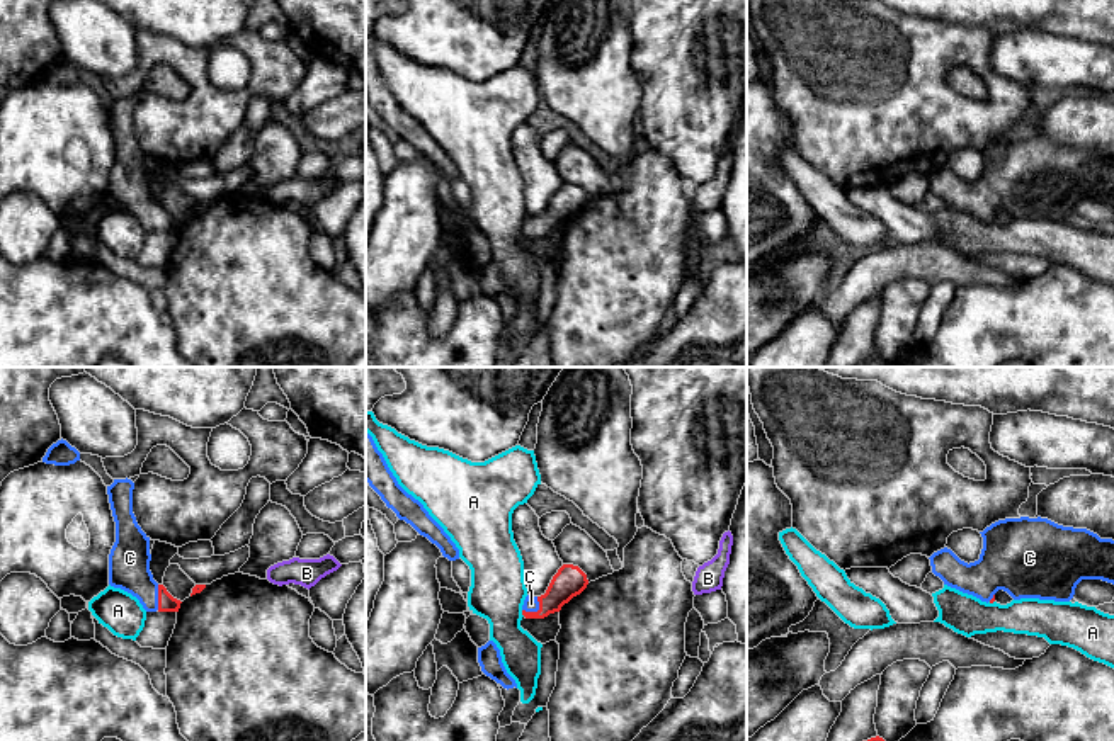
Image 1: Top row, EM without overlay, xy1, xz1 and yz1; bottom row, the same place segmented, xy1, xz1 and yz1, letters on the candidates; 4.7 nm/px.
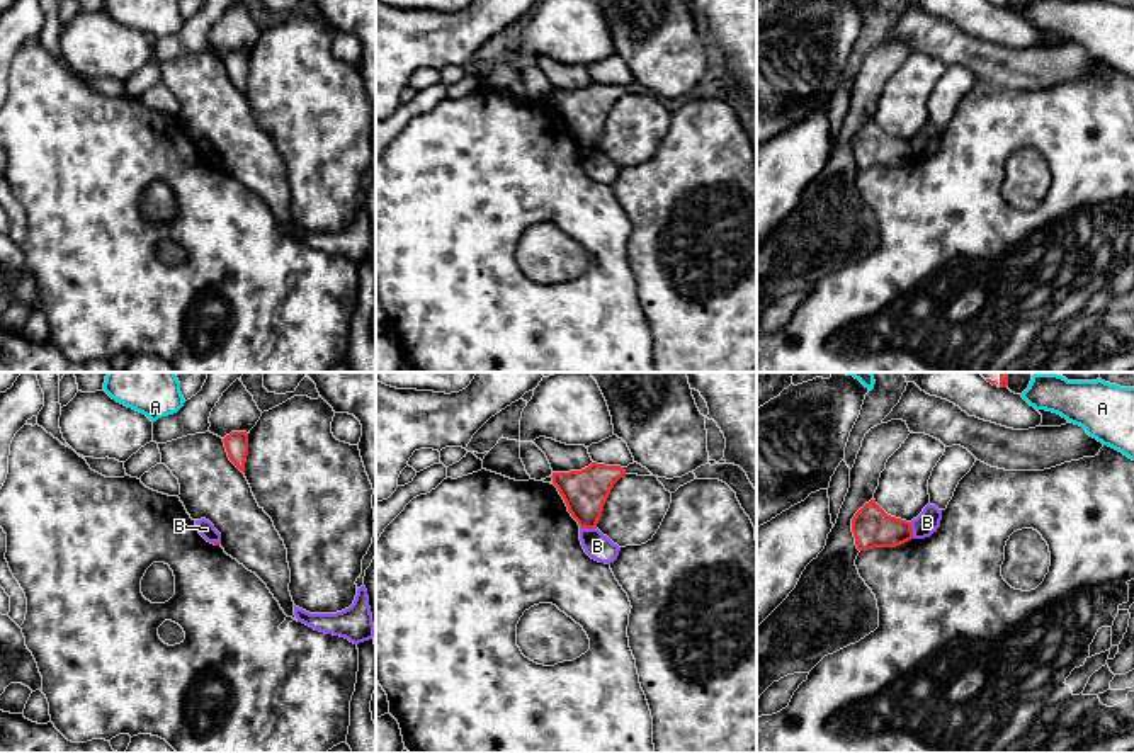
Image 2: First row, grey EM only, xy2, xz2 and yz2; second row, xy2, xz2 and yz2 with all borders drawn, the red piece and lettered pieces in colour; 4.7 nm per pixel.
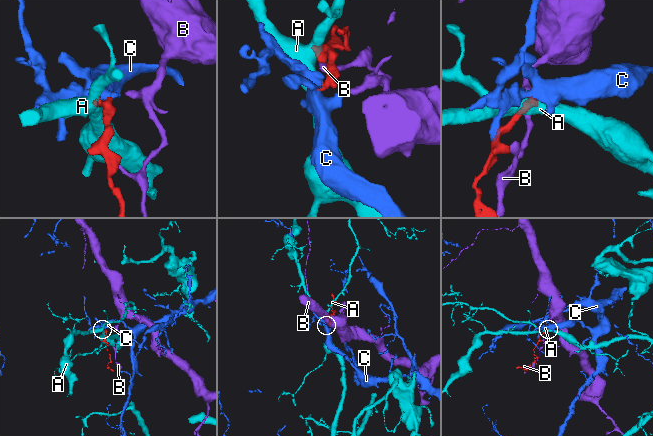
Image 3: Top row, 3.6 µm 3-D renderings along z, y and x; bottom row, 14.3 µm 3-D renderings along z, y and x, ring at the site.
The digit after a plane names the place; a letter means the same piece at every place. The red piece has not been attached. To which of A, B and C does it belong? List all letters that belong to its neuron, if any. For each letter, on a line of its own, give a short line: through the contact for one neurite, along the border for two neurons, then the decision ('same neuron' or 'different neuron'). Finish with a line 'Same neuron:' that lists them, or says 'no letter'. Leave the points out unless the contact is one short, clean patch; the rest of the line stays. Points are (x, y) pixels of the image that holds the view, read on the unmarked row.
A: line xz1 (521, 230), (524, 235); different neuron
B: line xz2 (580, 145), (595, 147); different neuron
C: line xz1 (570, 199), (538, 230), (531, 223); same neuron
Same neuron: C

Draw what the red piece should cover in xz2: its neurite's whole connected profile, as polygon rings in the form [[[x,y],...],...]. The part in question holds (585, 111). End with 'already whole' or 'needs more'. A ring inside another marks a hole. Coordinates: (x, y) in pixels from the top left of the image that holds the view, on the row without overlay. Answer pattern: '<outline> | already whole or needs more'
[[[592,82],[581,90],[553,92],[553,104],[583,148],[595,148],[614,104],[626,95],[621,85]]] | already whole

